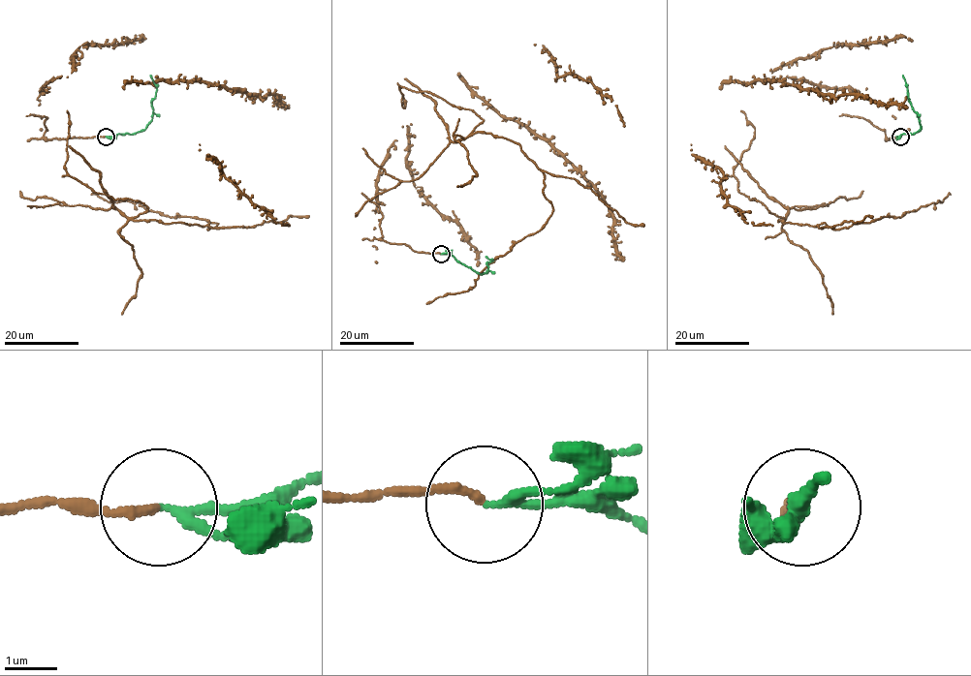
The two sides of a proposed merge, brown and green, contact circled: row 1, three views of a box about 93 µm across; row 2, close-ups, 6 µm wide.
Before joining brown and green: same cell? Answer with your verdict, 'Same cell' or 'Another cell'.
Same cell

